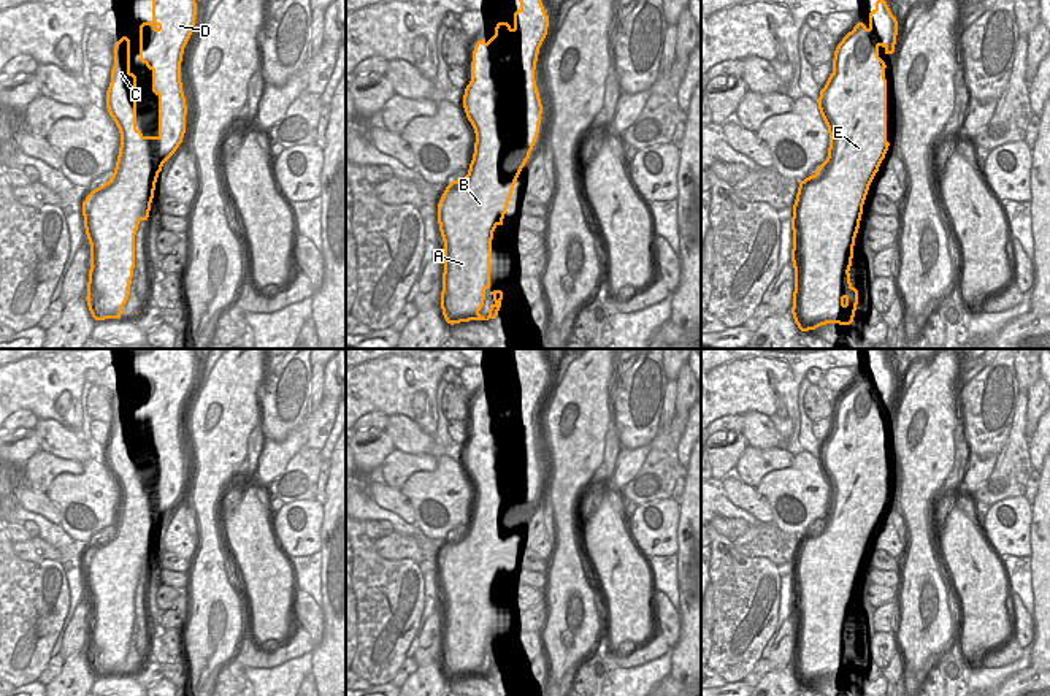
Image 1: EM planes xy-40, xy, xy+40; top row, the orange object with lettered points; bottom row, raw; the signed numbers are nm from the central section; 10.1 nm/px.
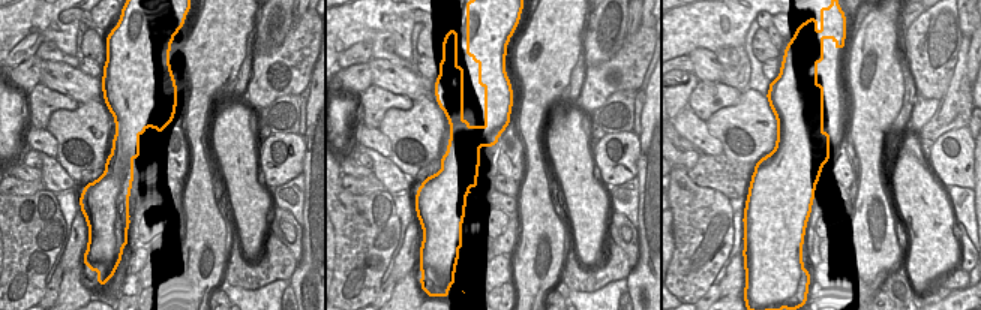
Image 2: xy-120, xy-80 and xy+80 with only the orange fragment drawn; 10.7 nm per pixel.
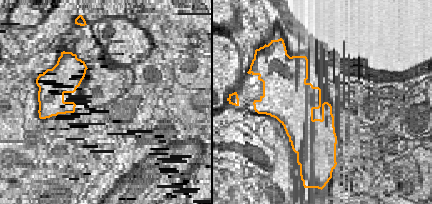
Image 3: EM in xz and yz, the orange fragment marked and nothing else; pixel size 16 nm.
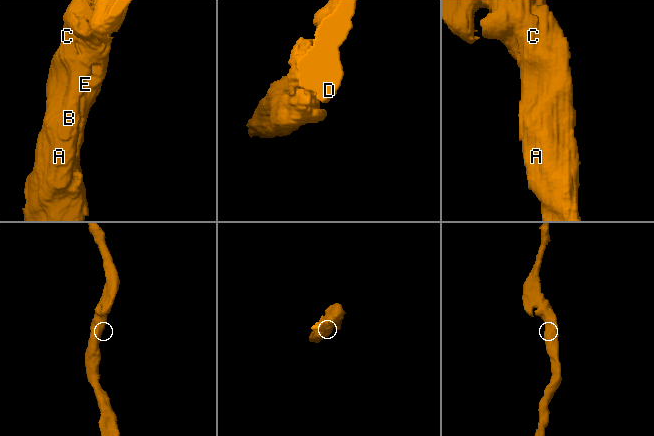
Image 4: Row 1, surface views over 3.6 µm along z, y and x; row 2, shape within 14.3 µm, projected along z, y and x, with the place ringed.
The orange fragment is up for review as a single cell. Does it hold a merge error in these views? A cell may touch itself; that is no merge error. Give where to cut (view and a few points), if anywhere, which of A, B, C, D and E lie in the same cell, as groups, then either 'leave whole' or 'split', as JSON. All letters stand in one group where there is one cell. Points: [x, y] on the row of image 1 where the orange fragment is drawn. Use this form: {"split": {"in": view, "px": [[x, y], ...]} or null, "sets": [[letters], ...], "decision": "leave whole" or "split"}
{"split": null, "sets": [["A", "B", "C", "D", "E"]], "decision": "leave whole"}

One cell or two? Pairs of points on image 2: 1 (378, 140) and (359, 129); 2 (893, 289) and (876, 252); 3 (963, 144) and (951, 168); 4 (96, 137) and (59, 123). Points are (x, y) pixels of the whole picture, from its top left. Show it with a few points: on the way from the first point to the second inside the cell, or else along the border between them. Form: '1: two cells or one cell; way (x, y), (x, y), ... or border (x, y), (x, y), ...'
1: one cell; way (374, 140), (363, 134)
2: two cells; border (897, 265), (881, 276), (876, 288)
3: one cell; way (960, 150), (951, 162)
4: one cell; way (87, 137), (68, 128)

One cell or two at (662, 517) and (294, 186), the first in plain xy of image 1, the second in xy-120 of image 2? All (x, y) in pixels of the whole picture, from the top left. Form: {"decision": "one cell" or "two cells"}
{"decision": "two cells"}

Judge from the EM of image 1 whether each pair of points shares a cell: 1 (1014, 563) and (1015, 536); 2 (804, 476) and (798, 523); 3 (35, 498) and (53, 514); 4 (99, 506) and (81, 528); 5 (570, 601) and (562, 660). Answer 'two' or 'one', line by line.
1: two
2: one
3: one
4: one
5: one

